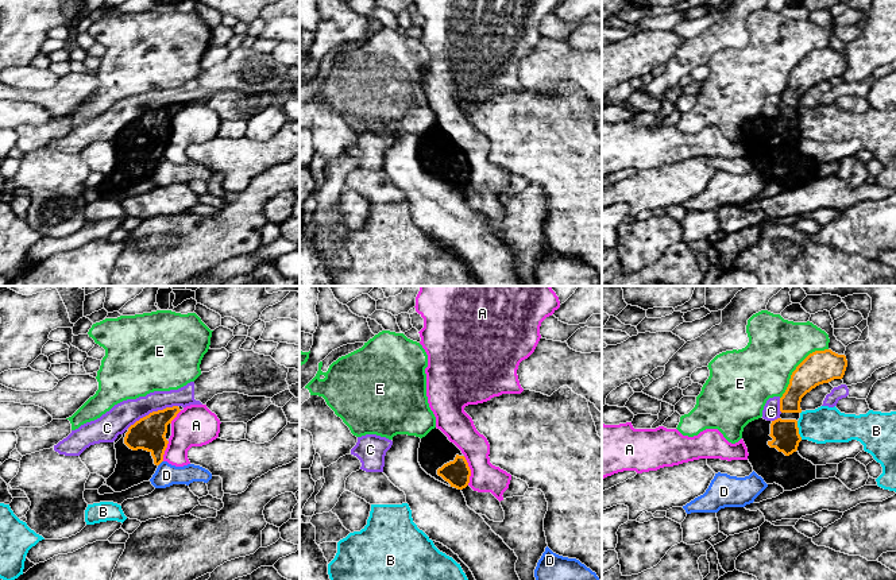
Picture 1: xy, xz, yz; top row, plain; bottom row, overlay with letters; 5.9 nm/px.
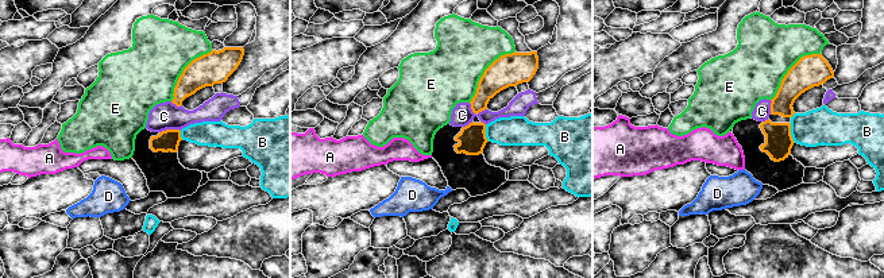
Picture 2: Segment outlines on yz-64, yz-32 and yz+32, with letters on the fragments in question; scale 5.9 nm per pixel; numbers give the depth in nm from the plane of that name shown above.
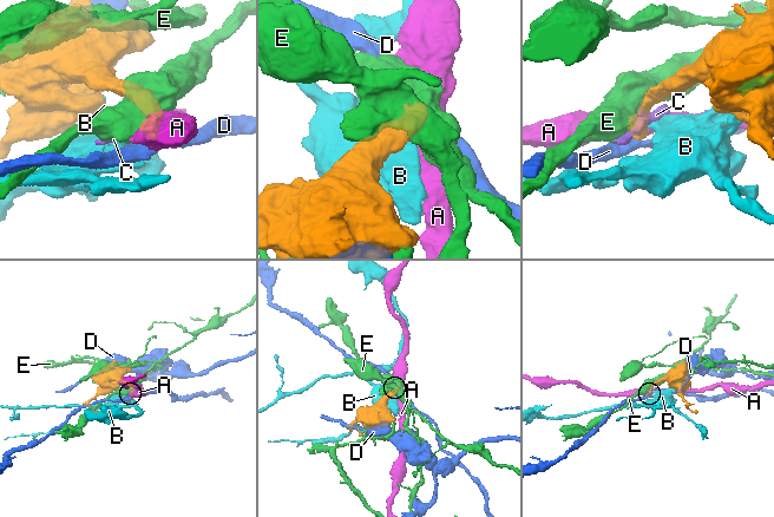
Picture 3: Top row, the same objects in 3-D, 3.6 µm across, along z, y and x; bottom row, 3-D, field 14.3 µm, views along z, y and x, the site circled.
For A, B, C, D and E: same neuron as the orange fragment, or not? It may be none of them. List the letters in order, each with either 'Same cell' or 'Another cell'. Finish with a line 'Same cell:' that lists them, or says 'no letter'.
A: Another cell
B: Another cell
C: Another cell
D: Another cell
E: Another cell
Same cell: no letter

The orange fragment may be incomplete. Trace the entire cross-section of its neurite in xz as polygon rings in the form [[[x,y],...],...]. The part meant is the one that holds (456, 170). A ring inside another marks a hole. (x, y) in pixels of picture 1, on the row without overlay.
[[[437,125],[421,136],[418,161],[428,173],[449,185],[463,187],[470,181],[471,167],[464,152]]]

